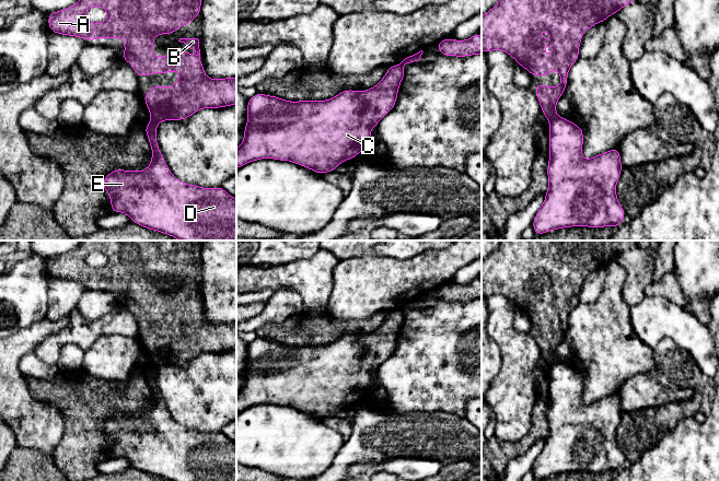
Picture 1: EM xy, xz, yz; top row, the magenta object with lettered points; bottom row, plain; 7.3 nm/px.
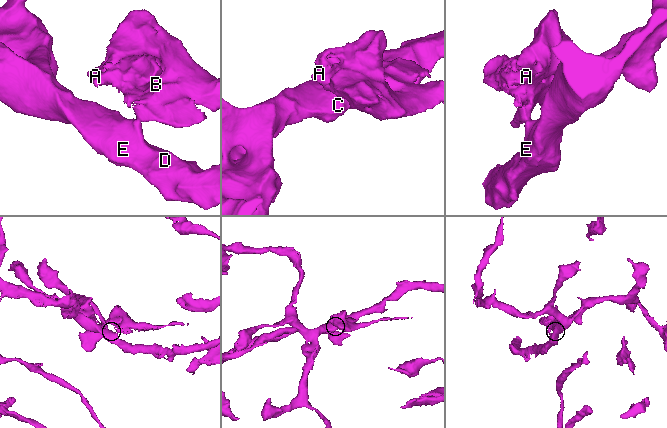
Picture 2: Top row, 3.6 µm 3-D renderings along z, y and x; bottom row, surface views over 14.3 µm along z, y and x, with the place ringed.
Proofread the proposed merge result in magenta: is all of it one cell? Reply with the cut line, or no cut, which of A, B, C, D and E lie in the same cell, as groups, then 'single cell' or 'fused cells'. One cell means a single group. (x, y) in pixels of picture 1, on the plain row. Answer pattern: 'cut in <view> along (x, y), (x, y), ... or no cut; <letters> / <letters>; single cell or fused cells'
cut in yz along (558, 362), (549, 367); A B / C D E; fused cells

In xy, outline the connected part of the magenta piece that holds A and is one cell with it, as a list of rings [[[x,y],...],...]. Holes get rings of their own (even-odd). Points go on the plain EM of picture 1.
[[[82,240],[80,246],[69,253],[60,256],[48,258],[48,272],[51,277],[60,280],[76,281],[88,285],[98,283],[124,283],[123,305],[131,307],[131,313],[138,321],[143,322],[154,318],[182,317],[182,321],[175,325],[174,331],[150,331],[150,336],[143,340],[146,351],[150,356],[150,362],[155,367],[164,365],[184,365],[202,353],[222,353],[236,350],[236,321],[223,324],[210,324],[206,320],[200,304],[199,284],[198,283],[179,283],[187,292],[195,294],[195,297],[188,300],[184,294],[174,295],[164,302],[158,302],[151,297],[156,290],[152,283],[161,279],[175,279],[182,270],[194,266],[195,261],[200,261],[200,250],[202,240]],[[92,251],[101,251],[107,256],[107,263],[102,268],[92,268],[85,261],[85,257]]]

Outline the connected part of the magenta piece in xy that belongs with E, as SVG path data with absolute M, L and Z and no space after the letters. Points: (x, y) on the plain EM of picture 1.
M151 365L143 373L152 397L151 409L146 414L135 417L134 414L123 415L117 412L104 422L103 433L109 439L112 457L126 458L134 468L170 481L236 481L236 444L230 441L221 431L204 433L177 424L171 418L159 394L156 373L158 367L154 365Z

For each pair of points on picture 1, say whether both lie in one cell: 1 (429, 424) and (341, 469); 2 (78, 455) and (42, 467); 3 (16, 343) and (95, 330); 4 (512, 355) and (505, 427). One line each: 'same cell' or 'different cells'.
1: same cell
2: different cells
3: different cells
4: same cell

